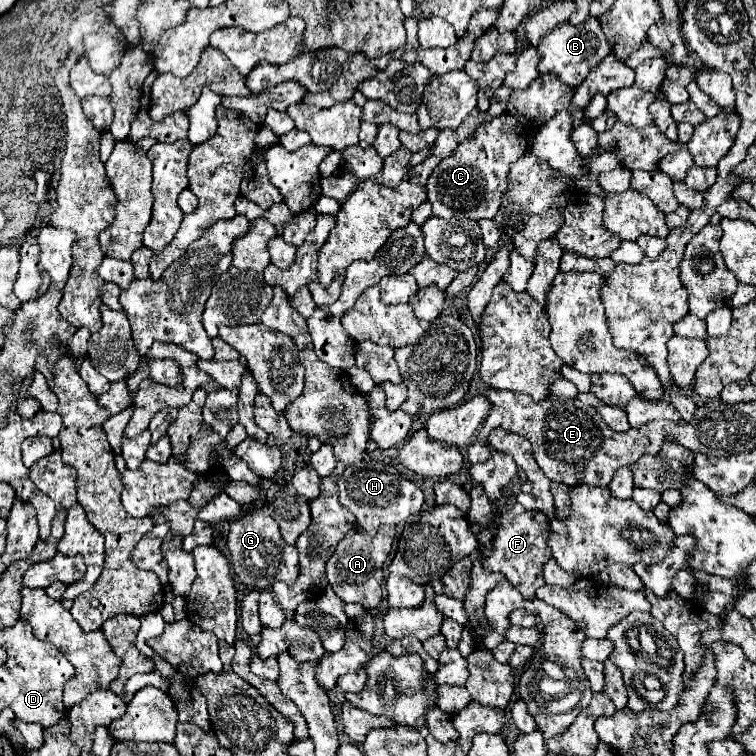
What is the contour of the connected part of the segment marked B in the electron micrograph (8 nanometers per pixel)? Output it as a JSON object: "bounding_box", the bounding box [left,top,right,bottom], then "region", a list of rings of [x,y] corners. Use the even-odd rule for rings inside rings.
{"bounding_box":[536,16,610,88],"region":[[[590,16],[586,22],[582,22],[578,26],[572,26],[568,22],[556,26],[550,34],[546,34],[540,40],[540,44],[536,48],[542,56],[542,60],[538,64],[538,70],[556,74],[562,82],[570,84],[572,88],[580,86],[582,80],[588,76],[588,72],[610,54],[610,46],[606,42],[606,36],[600,28],[598,18],[594,18],[594,16]]]}

